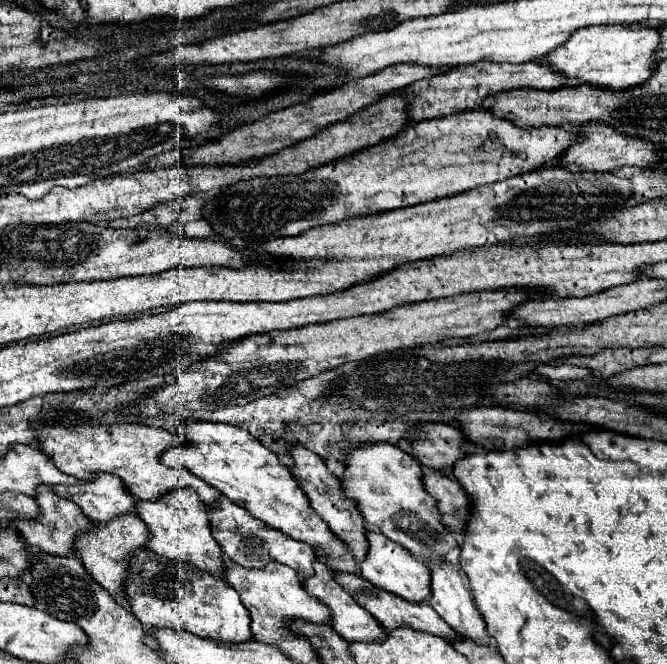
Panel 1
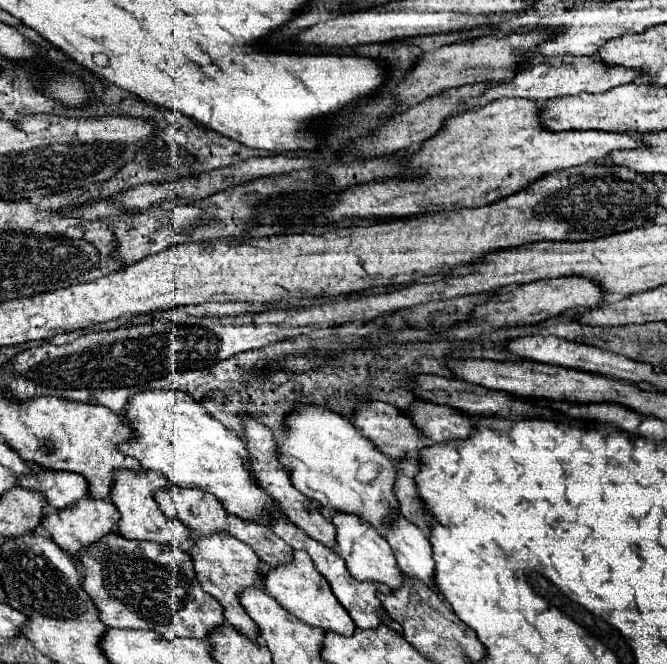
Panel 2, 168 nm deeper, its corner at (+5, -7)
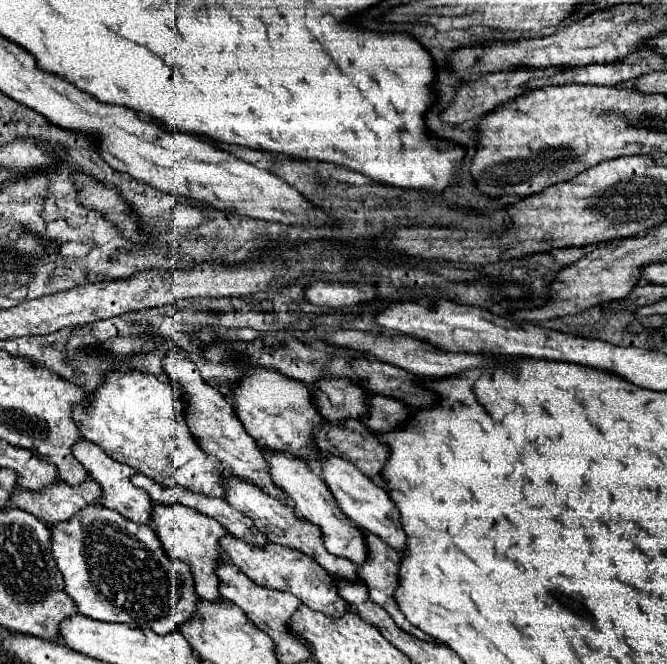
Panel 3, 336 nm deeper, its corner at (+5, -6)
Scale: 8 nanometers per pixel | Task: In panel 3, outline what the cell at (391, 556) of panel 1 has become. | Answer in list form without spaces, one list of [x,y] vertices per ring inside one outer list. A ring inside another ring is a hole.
[[[263,450],[271,470],[271,478],[273,482],[295,502],[295,510],[309,522],[317,524],[323,532],[323,544],[325,548],[341,558],[349,558],[355,564],[361,564],[367,556],[367,546],[365,546],[365,538],[361,534],[361,530],[357,526],[353,526],[353,522],[339,510],[333,494],[329,492],[327,484],[323,482],[323,478],[319,474],[313,474],[311,466],[295,456],[289,456],[285,452],[273,452],[273,450]]]

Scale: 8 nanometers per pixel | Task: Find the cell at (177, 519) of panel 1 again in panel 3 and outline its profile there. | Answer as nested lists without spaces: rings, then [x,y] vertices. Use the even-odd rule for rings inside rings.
[[[79,440],[77,444],[73,444],[71,452],[73,452],[73,456],[83,464],[83,468],[87,470],[87,474],[89,474],[93,480],[97,480],[97,482],[101,484],[101,490],[103,490],[101,500],[99,500],[101,506],[111,508],[111,510],[117,510],[119,514],[123,514],[123,516],[129,518],[129,520],[143,522],[143,524],[149,522],[153,502],[149,500],[149,494],[147,494],[143,488],[137,488],[137,486],[131,484],[131,476],[135,474],[133,468],[129,468],[129,466],[125,466],[125,464],[113,460],[113,458],[107,456],[101,448],[97,448],[95,444],[91,444],[91,442],[87,442],[87,440]]]

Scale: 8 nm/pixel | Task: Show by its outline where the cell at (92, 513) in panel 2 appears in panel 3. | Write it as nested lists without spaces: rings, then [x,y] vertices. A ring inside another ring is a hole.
[[[87,478],[83,484],[77,486],[59,480],[57,484],[49,484],[49,488],[43,488],[41,492],[29,492],[17,486],[11,496],[11,504],[31,512],[49,526],[69,520],[73,514],[89,504],[99,504],[99,496],[101,488],[93,478]]]

